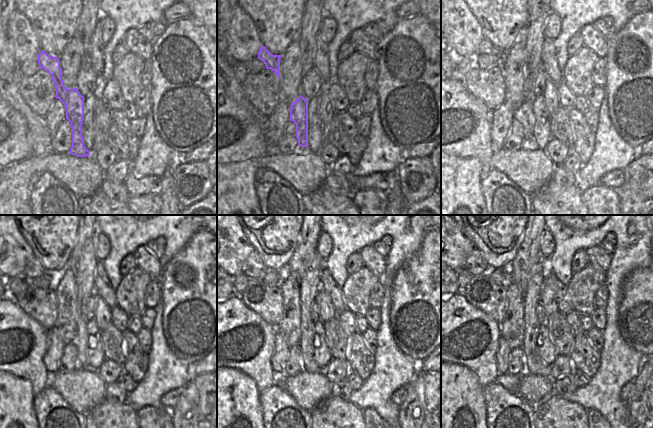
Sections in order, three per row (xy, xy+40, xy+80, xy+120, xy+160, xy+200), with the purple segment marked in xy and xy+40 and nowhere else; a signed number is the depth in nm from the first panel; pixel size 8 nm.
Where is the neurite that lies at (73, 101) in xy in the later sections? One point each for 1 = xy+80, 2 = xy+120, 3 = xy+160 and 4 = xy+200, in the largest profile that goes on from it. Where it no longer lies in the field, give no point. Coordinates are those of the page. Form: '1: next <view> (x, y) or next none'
1: next xy+80 (524, 114)
2: next xy+120 (34, 269)
3: next xy+160 (254, 268)
4: next xy+200 (475, 264)

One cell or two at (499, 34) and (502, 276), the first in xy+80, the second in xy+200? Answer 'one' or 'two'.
two

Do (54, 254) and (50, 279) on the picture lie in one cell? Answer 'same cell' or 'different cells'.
different cells

